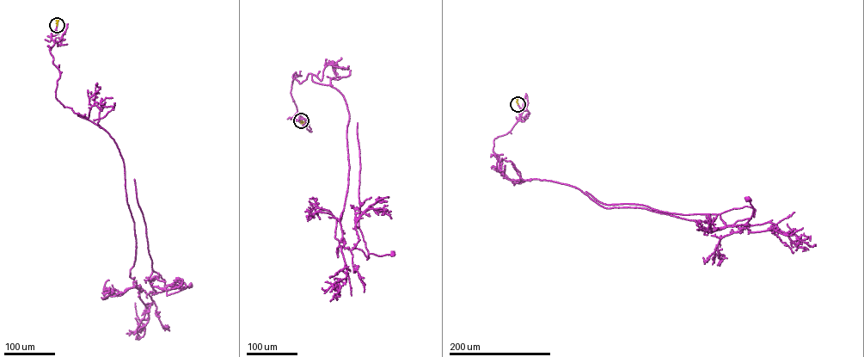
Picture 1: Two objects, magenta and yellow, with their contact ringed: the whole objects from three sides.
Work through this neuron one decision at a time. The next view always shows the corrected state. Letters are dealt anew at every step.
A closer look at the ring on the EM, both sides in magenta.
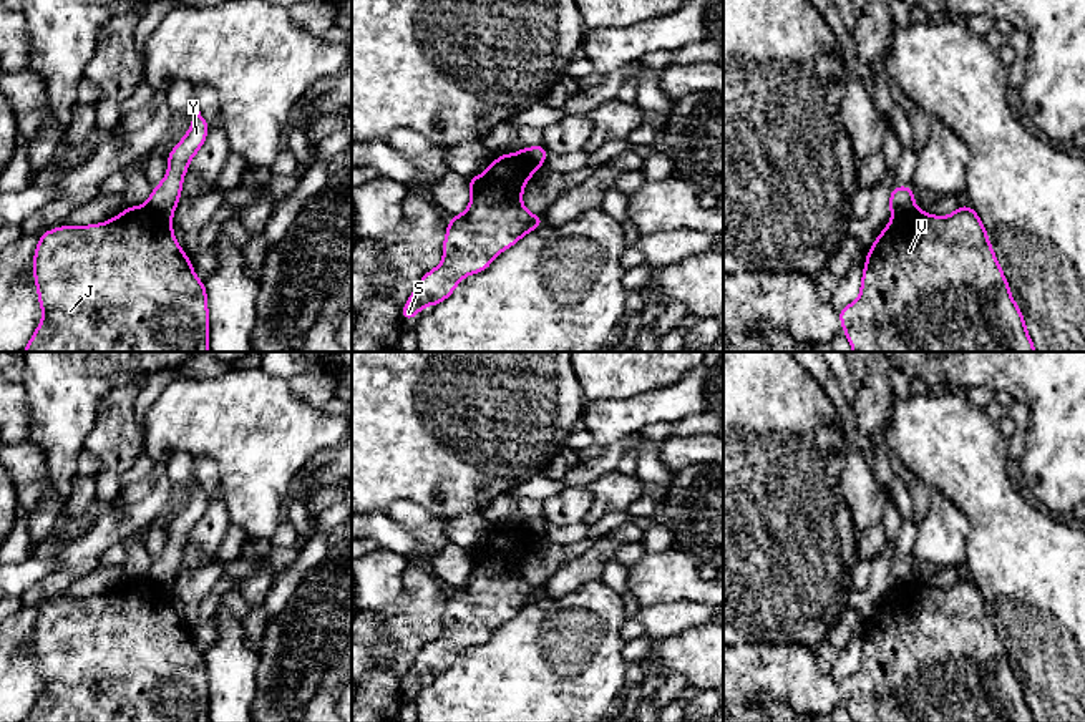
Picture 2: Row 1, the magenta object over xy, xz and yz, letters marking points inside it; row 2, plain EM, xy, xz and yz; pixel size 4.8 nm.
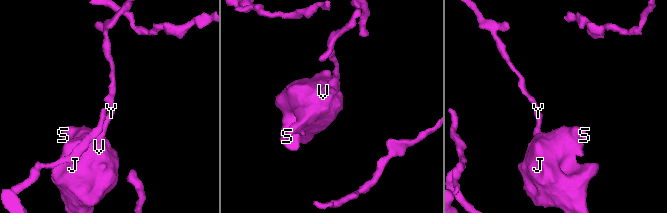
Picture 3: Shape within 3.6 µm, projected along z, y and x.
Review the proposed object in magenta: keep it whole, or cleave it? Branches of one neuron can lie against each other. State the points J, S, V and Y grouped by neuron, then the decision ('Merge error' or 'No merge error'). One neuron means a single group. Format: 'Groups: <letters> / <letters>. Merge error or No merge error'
Groups: J S V / Y. Merge error

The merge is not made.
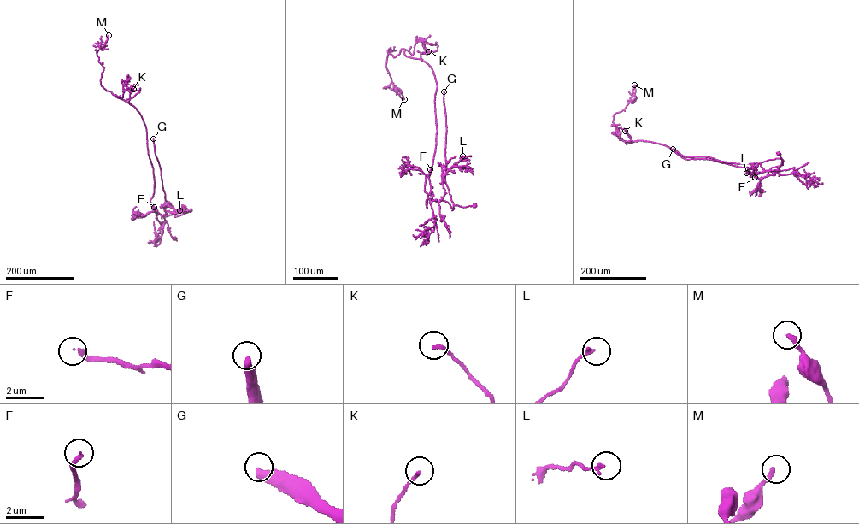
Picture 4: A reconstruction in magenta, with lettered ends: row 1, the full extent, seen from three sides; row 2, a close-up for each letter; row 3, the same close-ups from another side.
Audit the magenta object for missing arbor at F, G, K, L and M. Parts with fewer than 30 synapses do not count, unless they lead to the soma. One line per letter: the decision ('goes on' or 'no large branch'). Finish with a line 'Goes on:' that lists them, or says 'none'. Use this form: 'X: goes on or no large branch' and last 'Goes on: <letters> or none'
F: goes on
G: goes on
K: no large branch
L: no large branch
M: no large branch
Goes on: F, G

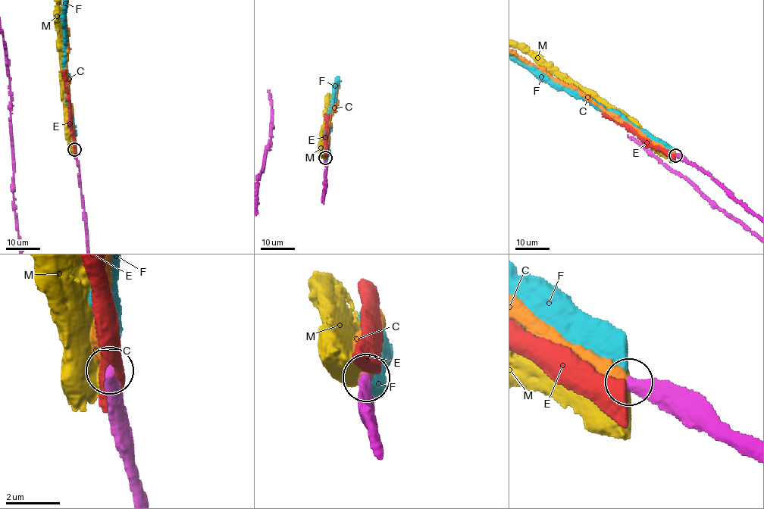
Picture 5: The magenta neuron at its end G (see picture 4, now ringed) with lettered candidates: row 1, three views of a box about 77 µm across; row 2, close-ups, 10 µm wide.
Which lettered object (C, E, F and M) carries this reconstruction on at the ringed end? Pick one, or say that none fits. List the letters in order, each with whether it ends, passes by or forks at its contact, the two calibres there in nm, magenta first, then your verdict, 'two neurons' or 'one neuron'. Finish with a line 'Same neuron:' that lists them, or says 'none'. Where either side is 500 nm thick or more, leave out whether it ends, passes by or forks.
C: 400/600 nm | one neuron
E: it passes by | 420/480 nm | two neurons
F: it ends | 380/480 nm | two neurons
M: 400/700 nm | two neurons
Same neuron: C

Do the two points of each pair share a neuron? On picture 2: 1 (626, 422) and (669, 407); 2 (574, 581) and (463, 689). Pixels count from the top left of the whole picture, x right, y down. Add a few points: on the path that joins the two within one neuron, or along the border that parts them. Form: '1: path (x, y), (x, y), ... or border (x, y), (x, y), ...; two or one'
1: path (636, 412), (659, 407); one
2: border (593, 580), (563, 596), (544, 596); two

